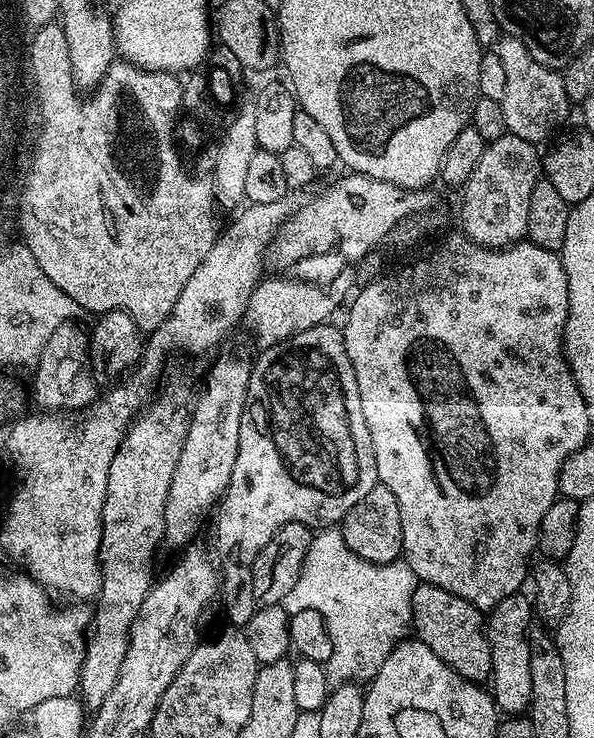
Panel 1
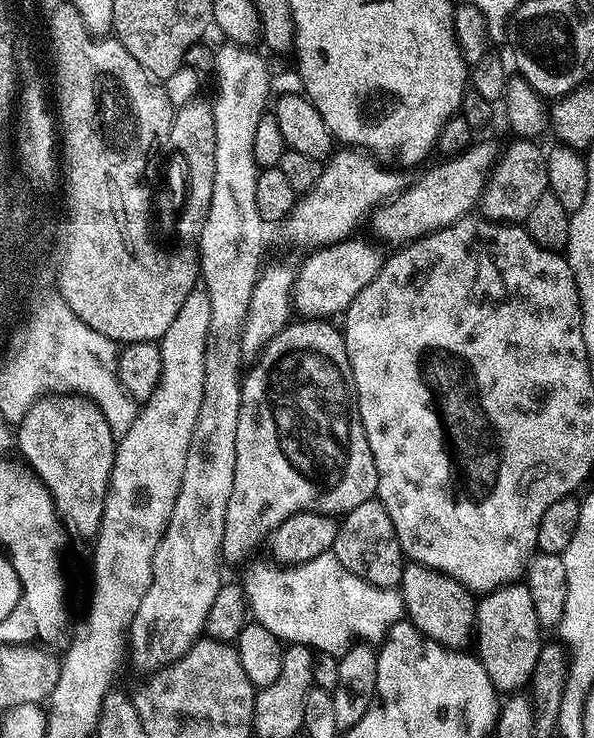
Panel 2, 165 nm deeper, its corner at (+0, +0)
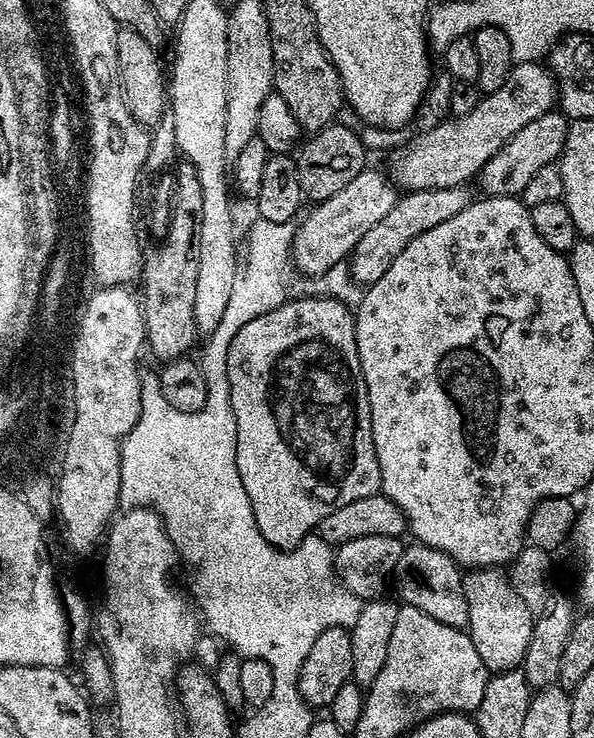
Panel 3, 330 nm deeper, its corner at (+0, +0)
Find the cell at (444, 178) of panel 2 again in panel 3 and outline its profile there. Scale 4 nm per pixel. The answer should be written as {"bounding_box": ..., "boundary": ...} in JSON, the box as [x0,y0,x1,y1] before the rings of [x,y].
{"bounding_box":[478,110,569,197],"boundary":[[[553,110],[542,114],[542,118],[534,118],[534,122],[517,128],[514,138],[506,141],[502,150],[498,150],[498,154],[494,154],[494,158],[490,158],[486,166],[482,166],[478,177],[481,193],[484,196],[519,197],[526,190],[530,178],[538,174],[538,170],[559,161],[562,150],[566,146],[569,123],[568,117],[563,112]]]}

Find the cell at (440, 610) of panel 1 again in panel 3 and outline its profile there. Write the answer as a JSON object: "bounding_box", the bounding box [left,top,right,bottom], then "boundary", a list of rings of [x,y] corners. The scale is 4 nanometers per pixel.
{"bounding_box":[395,542,470,629],"boundary":[[[419,542],[409,543],[402,550],[402,558],[398,558],[395,579],[400,580],[399,599],[403,603],[422,610],[422,614],[430,614],[446,626],[467,629],[470,606],[464,593],[464,576],[461,565],[455,564],[442,550],[434,550],[434,546],[426,546]]]}

